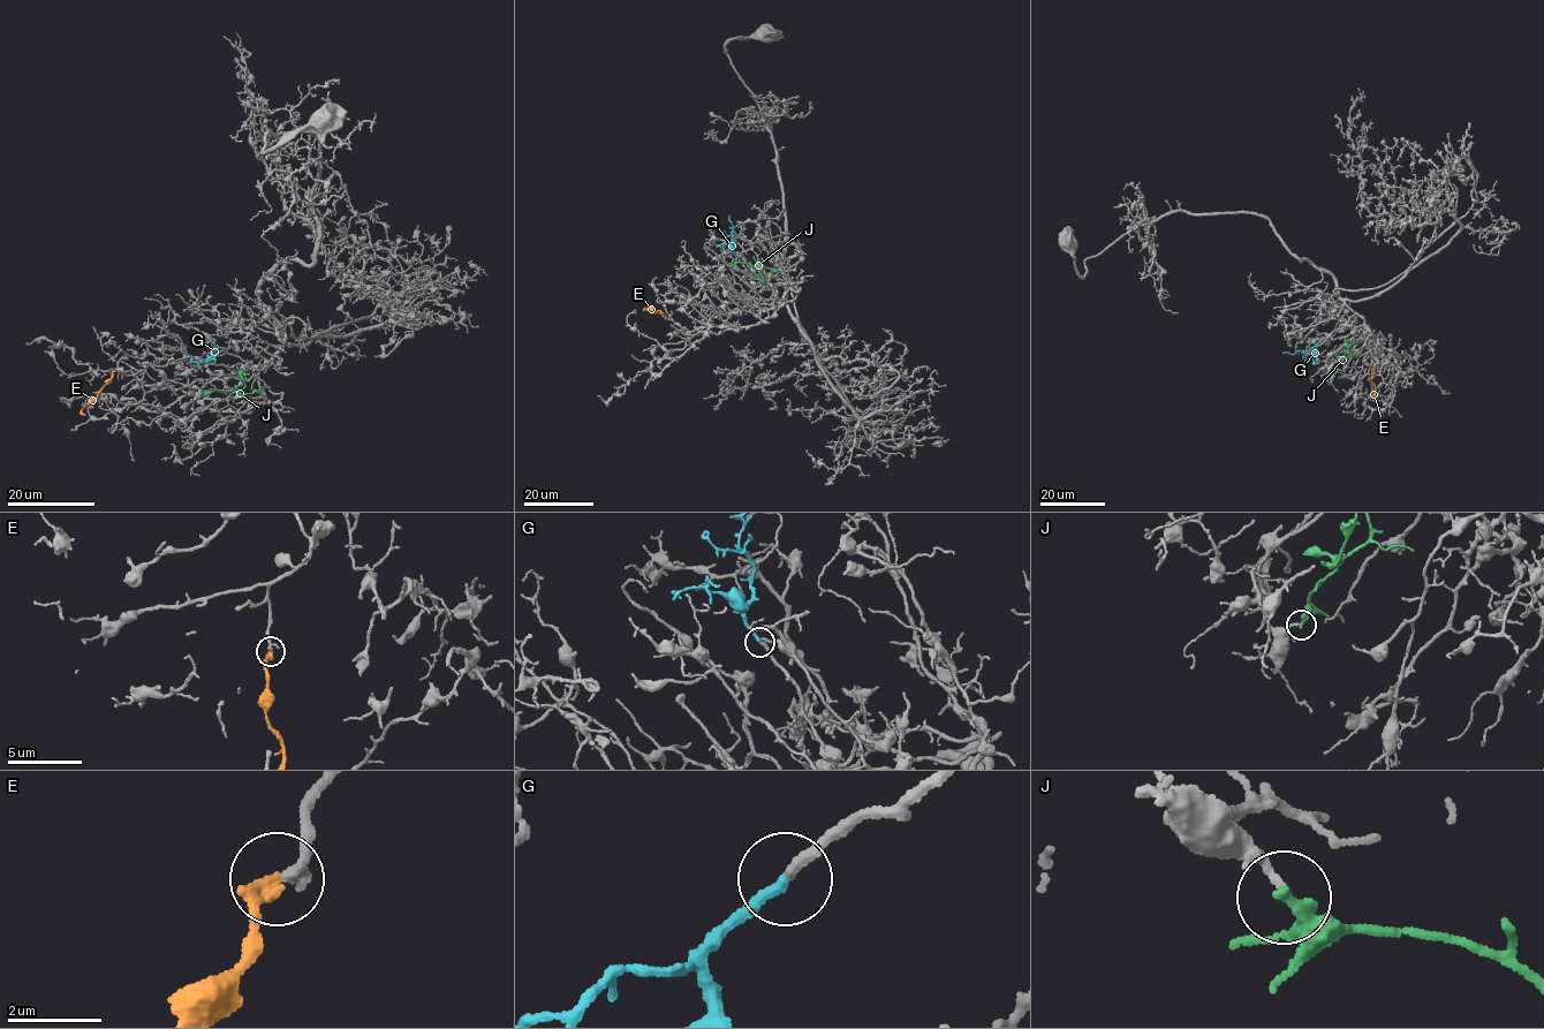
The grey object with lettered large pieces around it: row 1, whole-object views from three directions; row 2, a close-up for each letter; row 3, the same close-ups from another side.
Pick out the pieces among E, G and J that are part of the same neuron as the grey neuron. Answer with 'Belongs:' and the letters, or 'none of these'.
Belongs: E, G

